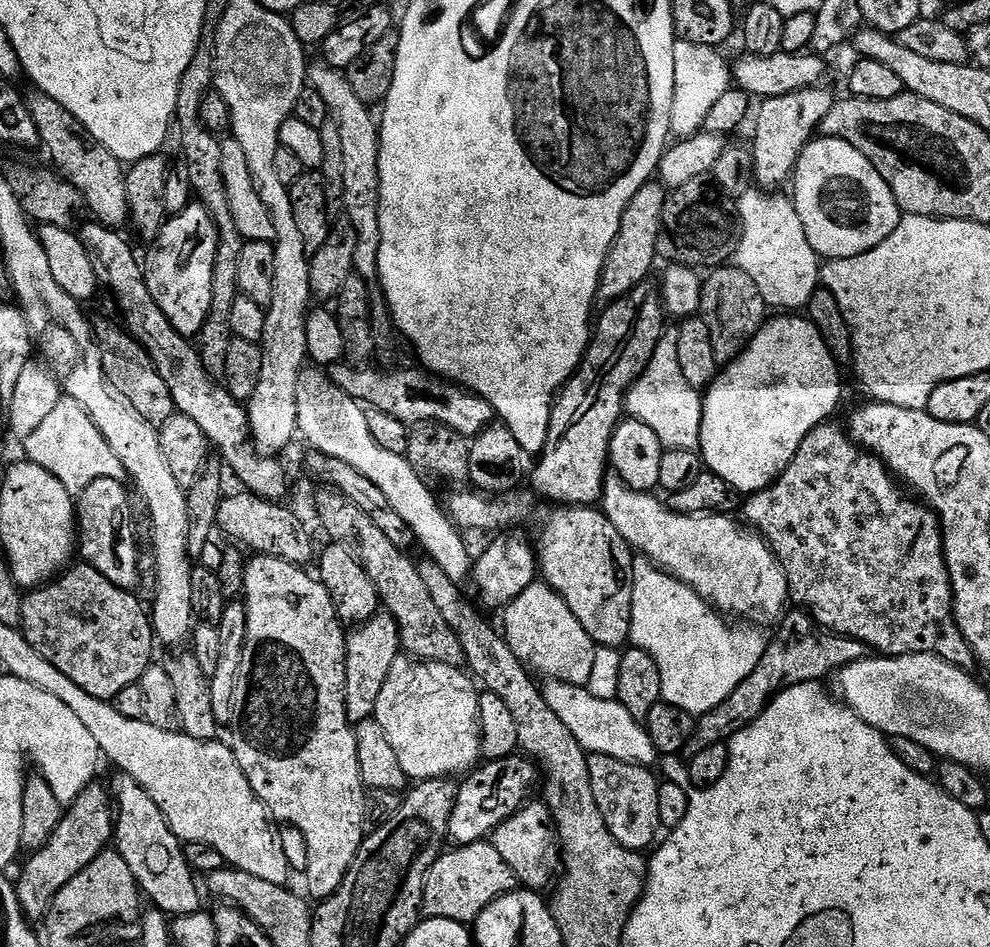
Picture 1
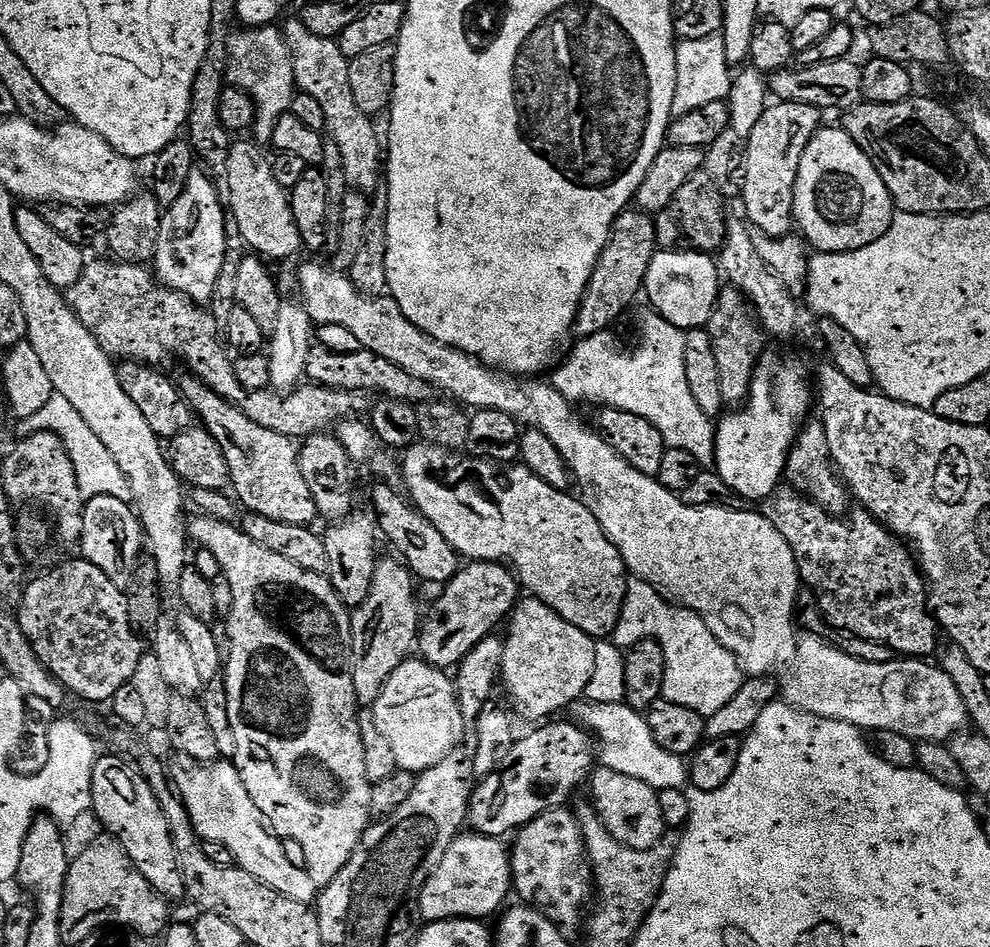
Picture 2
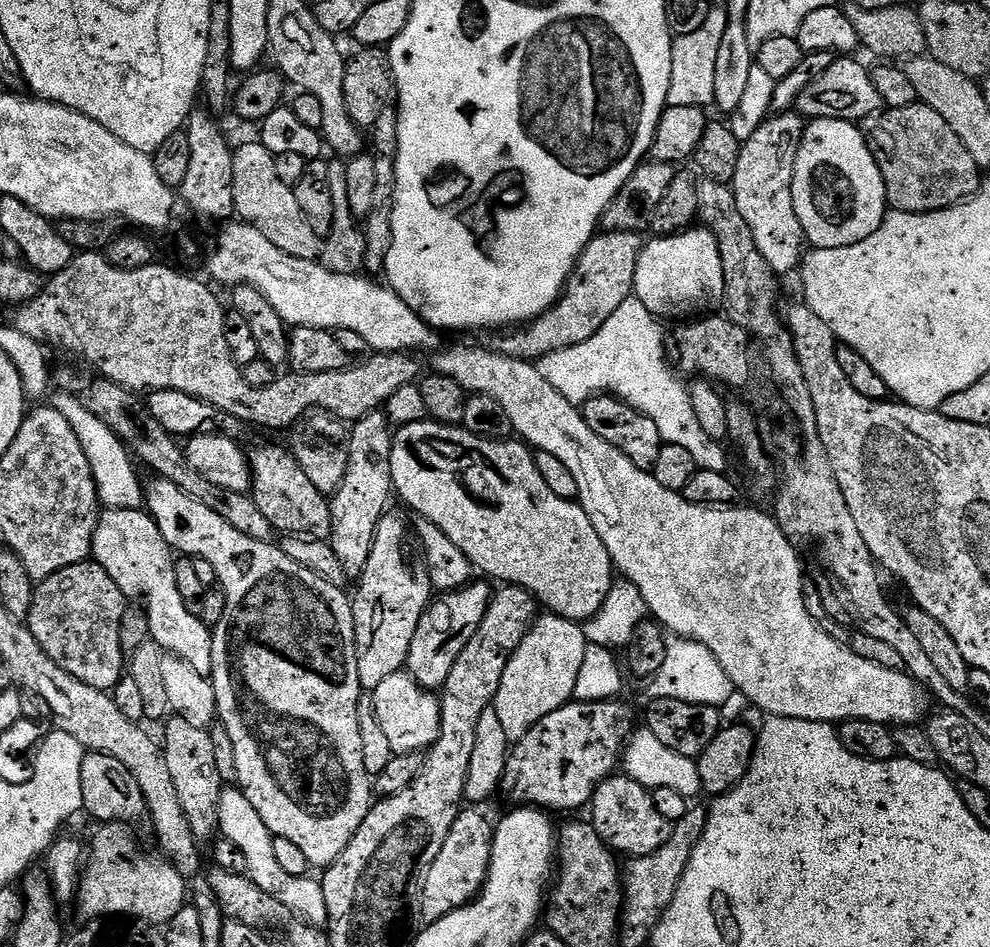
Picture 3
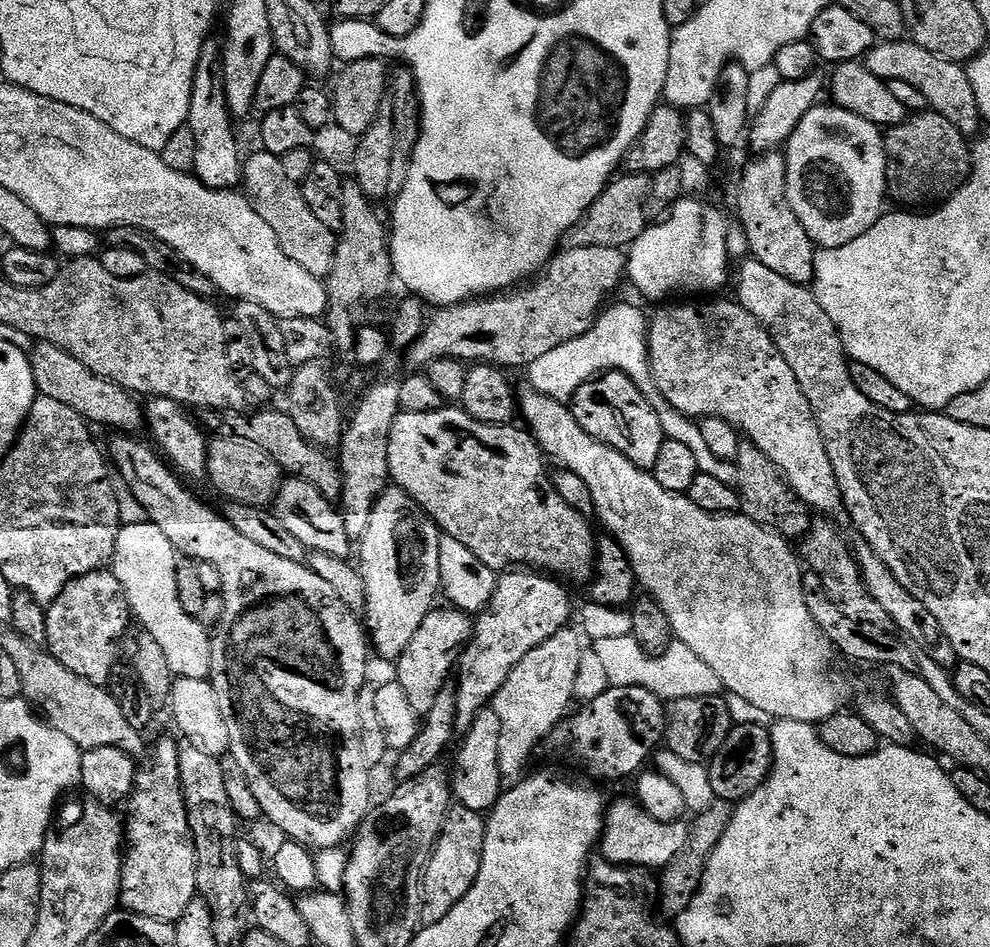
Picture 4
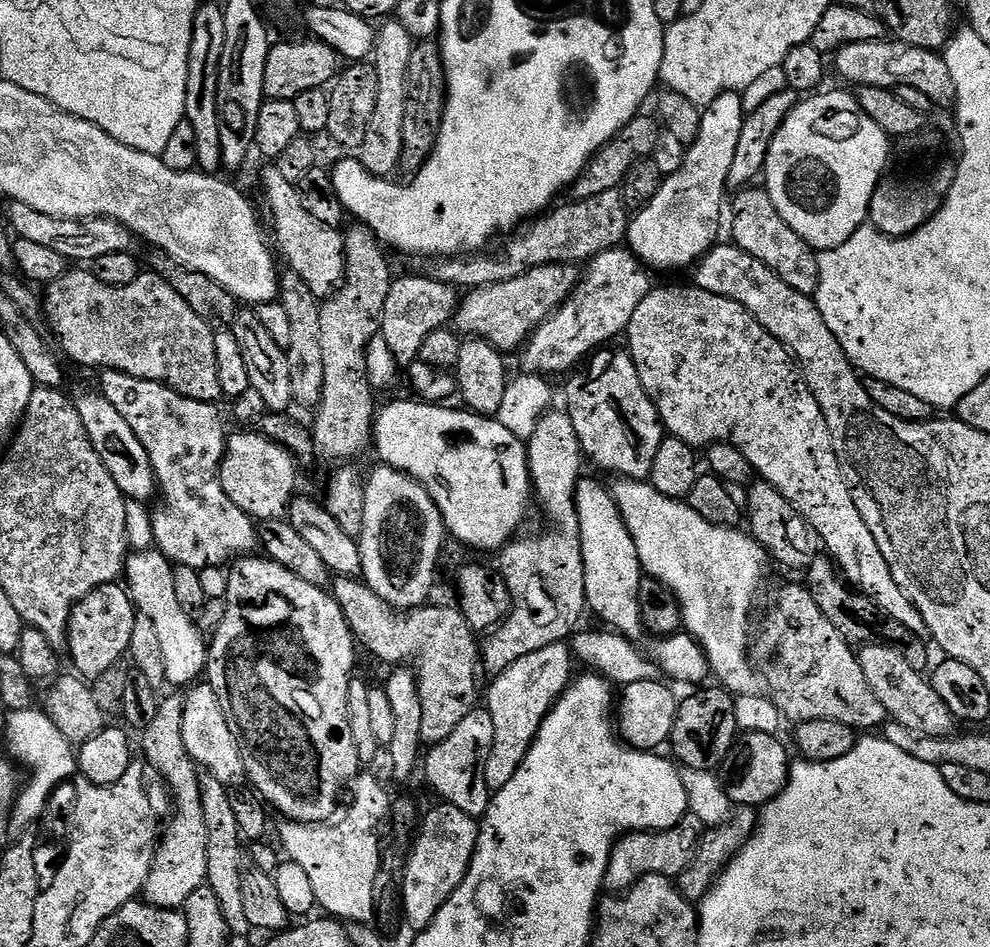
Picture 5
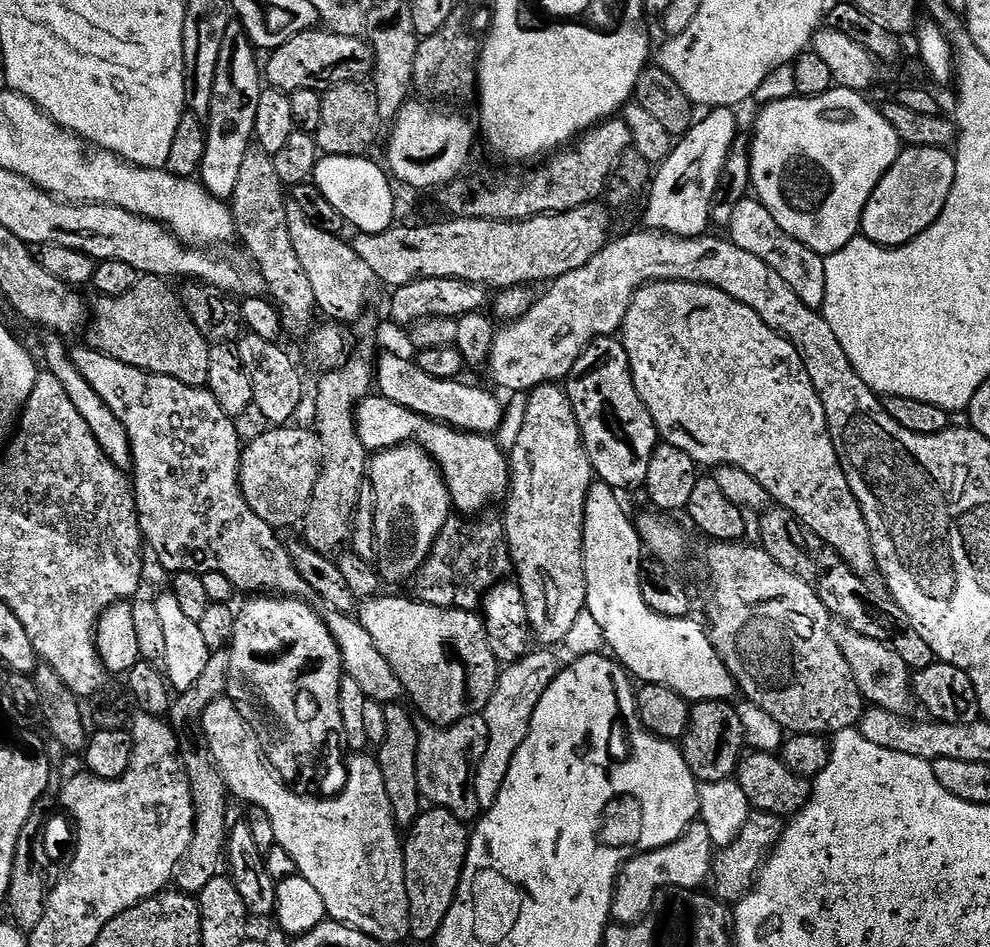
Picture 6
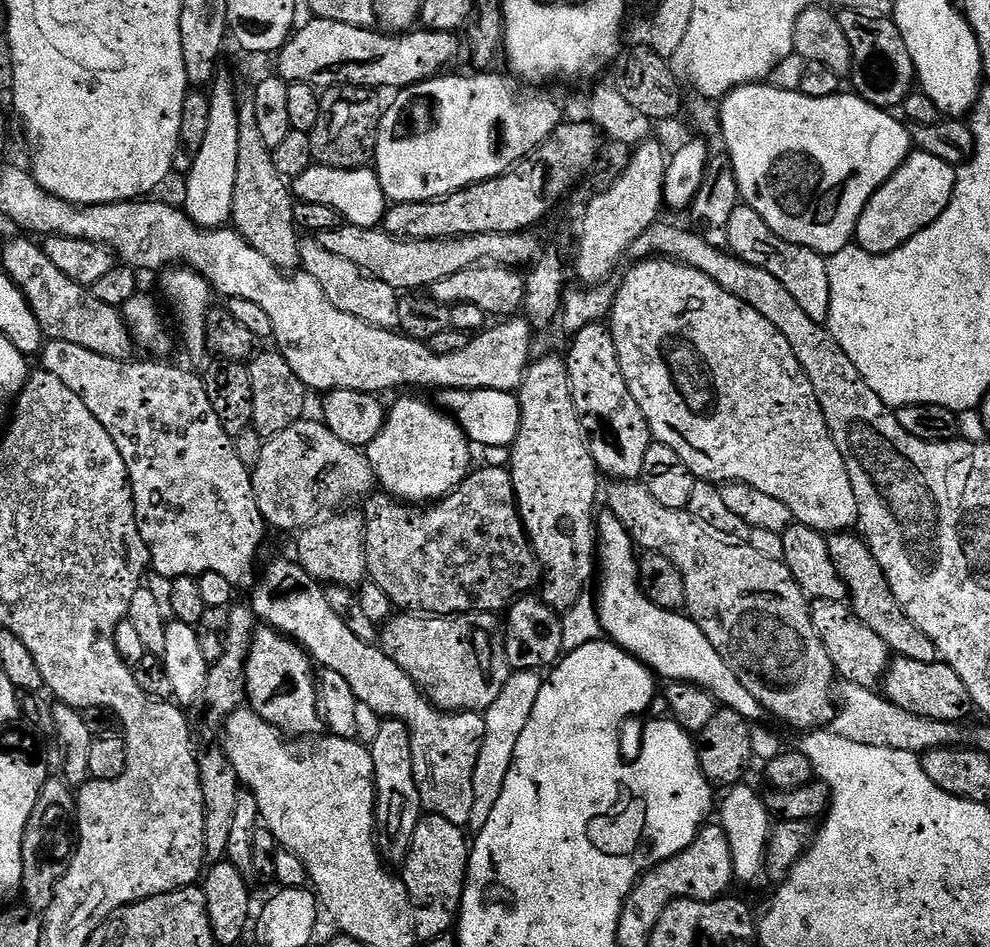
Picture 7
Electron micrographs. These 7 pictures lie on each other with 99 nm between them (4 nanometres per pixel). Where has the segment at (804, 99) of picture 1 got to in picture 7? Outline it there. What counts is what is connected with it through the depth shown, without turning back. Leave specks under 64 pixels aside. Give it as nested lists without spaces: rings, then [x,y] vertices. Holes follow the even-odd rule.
[[[741,203],[730,214],[730,230],[728,231],[728,248],[739,260],[750,262],[762,270],[770,270],[786,290],[794,297],[794,302],[814,318],[814,322],[827,325],[830,314],[830,274],[825,257],[814,250],[798,246],[794,242],[786,242],[762,222],[762,218],[748,204]]]

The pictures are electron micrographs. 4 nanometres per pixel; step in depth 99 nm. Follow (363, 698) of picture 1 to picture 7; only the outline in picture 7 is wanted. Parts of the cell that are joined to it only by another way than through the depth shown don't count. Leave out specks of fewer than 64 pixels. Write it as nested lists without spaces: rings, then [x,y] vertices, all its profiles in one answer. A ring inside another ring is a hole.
[[[415,395],[405,396],[405,400],[387,409],[382,430],[369,442],[366,455],[383,491],[397,501],[424,506],[443,500],[463,484],[473,467],[474,448],[447,412],[435,403],[415,400]]]

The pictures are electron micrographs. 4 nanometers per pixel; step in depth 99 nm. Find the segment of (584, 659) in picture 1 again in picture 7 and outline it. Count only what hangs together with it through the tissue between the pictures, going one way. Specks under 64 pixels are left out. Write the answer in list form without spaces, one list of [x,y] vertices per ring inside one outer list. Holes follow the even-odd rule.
[[[513,671],[506,686],[502,686],[502,694],[498,694],[488,711],[483,713],[486,734],[482,750],[478,754],[478,766],[474,766],[474,814],[470,814],[470,822],[467,825],[473,833],[480,832],[482,826],[486,826],[490,814],[494,811],[494,805],[498,802],[498,794],[502,794],[506,786],[506,774],[510,774],[518,738],[522,738],[526,722],[530,722],[534,702],[538,702],[538,690],[542,690],[544,681],[545,677],[540,672]]]

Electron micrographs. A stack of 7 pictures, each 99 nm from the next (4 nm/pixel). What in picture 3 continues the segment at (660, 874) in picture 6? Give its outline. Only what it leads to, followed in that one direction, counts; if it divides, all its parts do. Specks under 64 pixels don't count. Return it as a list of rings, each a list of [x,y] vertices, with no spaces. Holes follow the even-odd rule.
[[[627,774],[607,776],[592,796],[590,811],[590,822],[594,830],[598,830],[604,843],[613,853],[625,852],[625,857],[628,858],[654,854],[663,844],[667,844],[672,836],[673,821],[666,819],[658,810],[655,795],[631,780]]]

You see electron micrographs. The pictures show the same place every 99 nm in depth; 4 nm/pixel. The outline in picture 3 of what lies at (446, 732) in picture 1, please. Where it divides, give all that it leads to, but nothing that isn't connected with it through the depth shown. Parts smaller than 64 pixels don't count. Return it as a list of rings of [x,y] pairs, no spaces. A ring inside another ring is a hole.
[[[401,670],[390,674],[370,695],[378,726],[382,726],[393,753],[420,754],[432,747],[440,733],[440,701],[429,689],[422,688],[407,671]]]

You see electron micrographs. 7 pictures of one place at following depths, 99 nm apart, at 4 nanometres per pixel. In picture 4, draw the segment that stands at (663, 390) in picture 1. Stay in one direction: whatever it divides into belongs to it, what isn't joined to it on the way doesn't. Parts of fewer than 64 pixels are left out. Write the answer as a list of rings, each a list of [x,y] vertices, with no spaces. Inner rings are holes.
[[[614,304],[597,317],[591,330],[586,334],[563,343],[557,349],[550,350],[545,357],[529,364],[526,369],[526,375],[530,380],[529,387],[556,401],[569,403],[581,386],[602,373],[606,371],[624,373],[651,402],[652,409],[658,414],[665,439],[685,444],[693,451],[694,458],[697,458],[700,472],[713,475],[718,482],[736,489],[739,473],[735,461],[714,457],[702,437],[699,423],[674,410],[657,390],[653,381],[652,367],[649,366],[647,315],[644,316],[641,310],[632,304]]]

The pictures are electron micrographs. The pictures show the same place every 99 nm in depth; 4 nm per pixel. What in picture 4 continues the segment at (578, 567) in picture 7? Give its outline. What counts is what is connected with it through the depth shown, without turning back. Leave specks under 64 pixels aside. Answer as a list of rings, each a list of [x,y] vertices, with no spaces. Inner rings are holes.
[[[508,570],[497,575],[494,598],[490,598],[487,608],[475,617],[472,639],[464,645],[458,656],[458,667],[454,672],[457,733],[463,734],[470,730],[470,726],[474,724],[474,718],[478,718],[483,708],[491,705],[498,690],[502,690],[502,682],[510,678],[510,670],[514,670],[514,666],[518,666],[518,662],[522,662],[522,658],[526,658],[530,650],[542,646],[546,638],[554,638],[554,634],[569,627],[568,619],[571,616],[573,619],[574,608],[572,612],[572,600],[563,586],[565,587],[559,579],[539,570]]]

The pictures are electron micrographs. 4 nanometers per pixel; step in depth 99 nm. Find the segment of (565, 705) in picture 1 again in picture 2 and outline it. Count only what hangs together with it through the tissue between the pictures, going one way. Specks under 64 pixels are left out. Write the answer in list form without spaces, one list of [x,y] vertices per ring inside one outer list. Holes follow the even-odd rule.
[[[585,699],[571,705],[570,712],[573,712],[571,715],[575,723],[592,733],[598,745],[598,760],[603,767],[618,770],[618,774],[630,774],[630,778],[646,782],[646,786],[655,788],[659,793],[683,789],[689,783],[690,768],[685,757],[670,754],[670,750],[662,750],[662,746],[654,742],[654,734],[650,734],[647,719],[627,702],[611,704]]]

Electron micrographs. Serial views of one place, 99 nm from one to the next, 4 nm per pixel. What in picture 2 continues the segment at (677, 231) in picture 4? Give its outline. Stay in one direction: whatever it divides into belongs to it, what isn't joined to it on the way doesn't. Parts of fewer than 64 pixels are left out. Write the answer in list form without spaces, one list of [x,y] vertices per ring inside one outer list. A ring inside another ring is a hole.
[[[660,250],[650,262],[650,270],[646,270],[643,291],[648,292],[651,311],[656,312],[666,322],[689,332],[695,328],[707,329],[716,300],[722,287],[722,272],[717,261],[709,253],[695,250]]]

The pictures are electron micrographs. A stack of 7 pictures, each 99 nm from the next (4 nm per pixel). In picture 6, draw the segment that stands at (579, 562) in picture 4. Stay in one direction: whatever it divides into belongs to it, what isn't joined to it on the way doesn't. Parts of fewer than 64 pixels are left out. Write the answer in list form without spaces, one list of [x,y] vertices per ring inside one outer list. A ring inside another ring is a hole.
[[[379,394],[367,396],[356,407],[356,429],[369,453],[383,452],[385,448],[397,448],[399,444],[415,442],[435,460],[448,484],[452,506],[460,514],[480,514],[491,504],[505,499],[510,491],[510,460],[491,435],[478,432],[459,432],[448,424],[438,424],[425,416],[390,402]]]

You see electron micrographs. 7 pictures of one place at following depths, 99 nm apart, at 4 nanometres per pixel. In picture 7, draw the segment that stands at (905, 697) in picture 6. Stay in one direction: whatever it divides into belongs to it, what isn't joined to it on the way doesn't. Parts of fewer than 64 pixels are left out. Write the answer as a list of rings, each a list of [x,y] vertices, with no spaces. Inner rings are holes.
[[[813,600],[812,625],[830,654],[830,662],[836,668],[836,675],[841,681],[857,684],[863,688],[875,689],[884,679],[890,663],[890,650],[870,626],[866,626],[858,617],[853,616],[851,607],[845,602]]]

